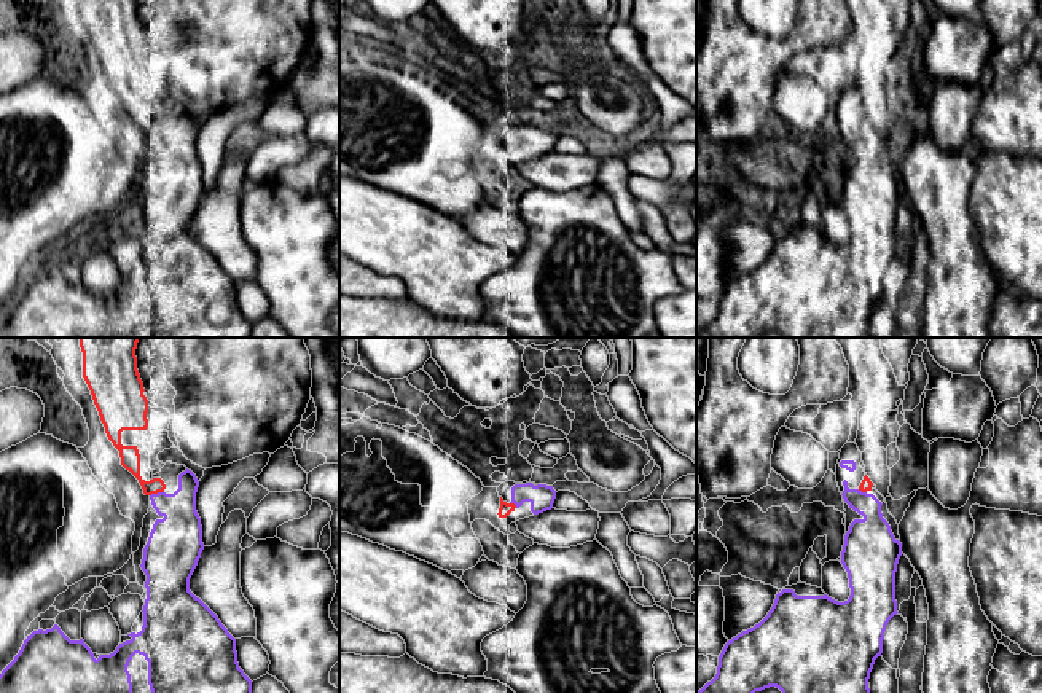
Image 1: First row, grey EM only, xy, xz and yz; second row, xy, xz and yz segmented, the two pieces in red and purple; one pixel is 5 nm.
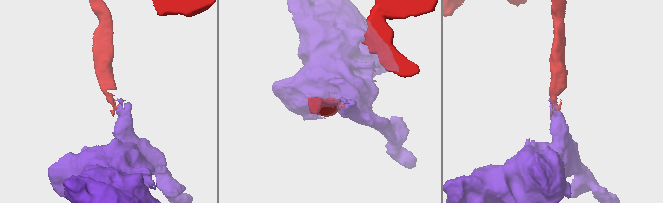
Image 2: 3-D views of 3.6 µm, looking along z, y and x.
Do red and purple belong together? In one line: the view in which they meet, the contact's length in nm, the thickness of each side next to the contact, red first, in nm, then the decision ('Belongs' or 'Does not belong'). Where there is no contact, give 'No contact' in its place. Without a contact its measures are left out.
Touches red in xy. Shared border 80 nm. Thickness 100 nm (red) against 240 nm. Belongs

